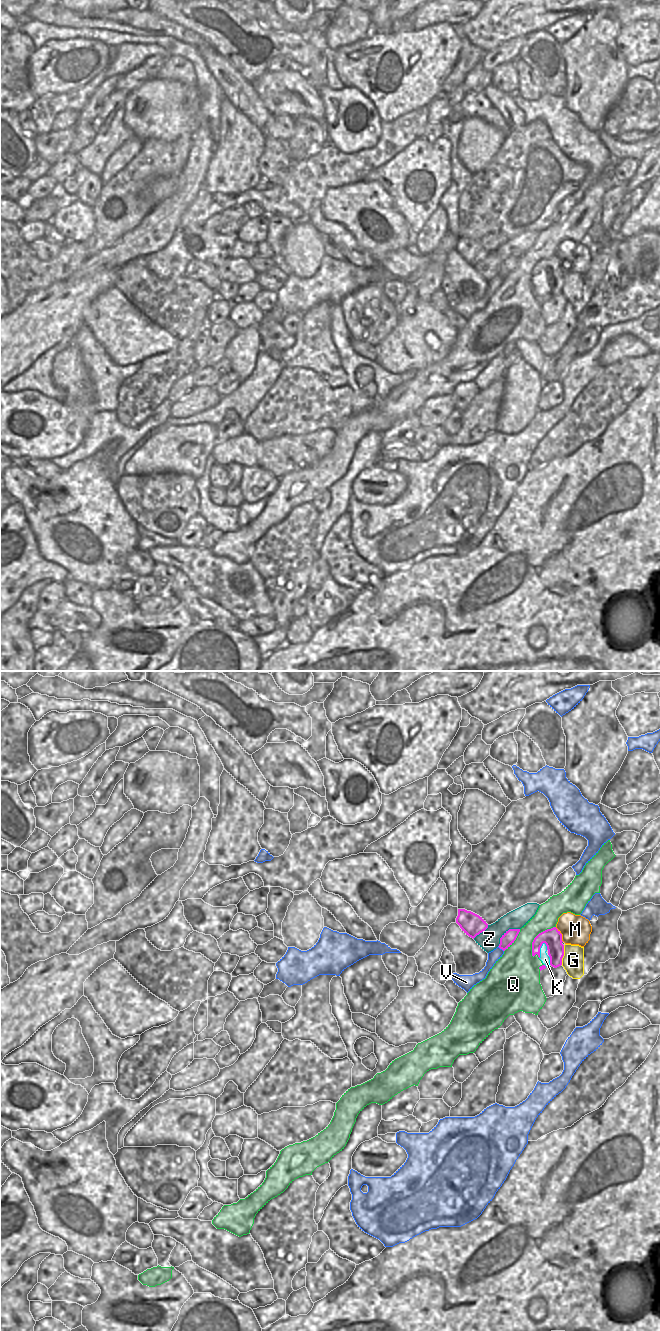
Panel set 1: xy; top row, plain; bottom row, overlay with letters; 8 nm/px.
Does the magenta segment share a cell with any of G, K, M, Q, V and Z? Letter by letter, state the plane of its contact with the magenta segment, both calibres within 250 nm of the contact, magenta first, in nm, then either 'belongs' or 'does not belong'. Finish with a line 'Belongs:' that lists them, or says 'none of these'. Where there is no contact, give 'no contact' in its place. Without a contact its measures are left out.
G: xy | 150/180 nm | does not belong
K: xy | 150/70 nm | belongs
M: xy | 150/240 nm | does not belong
Q: xy | 150/260 nm | does not belong
V: xy | 100/90 nm | does not belong
Z: xy | 100/160 nm | does not belong
Belongs: K

